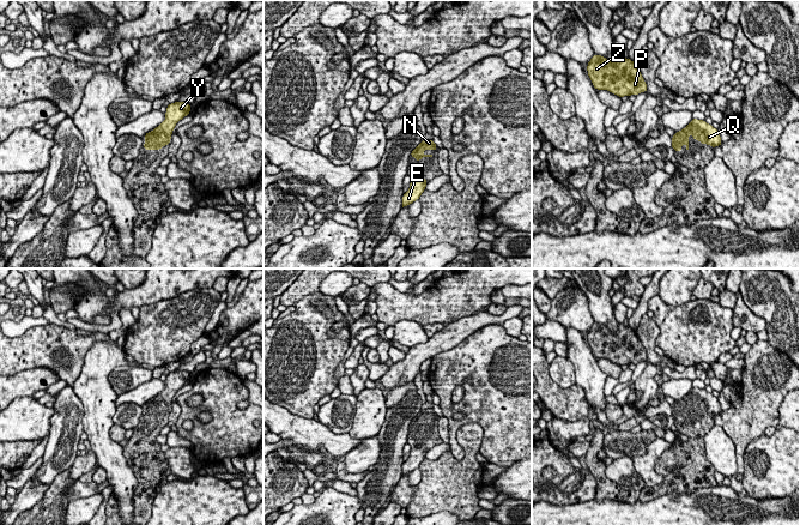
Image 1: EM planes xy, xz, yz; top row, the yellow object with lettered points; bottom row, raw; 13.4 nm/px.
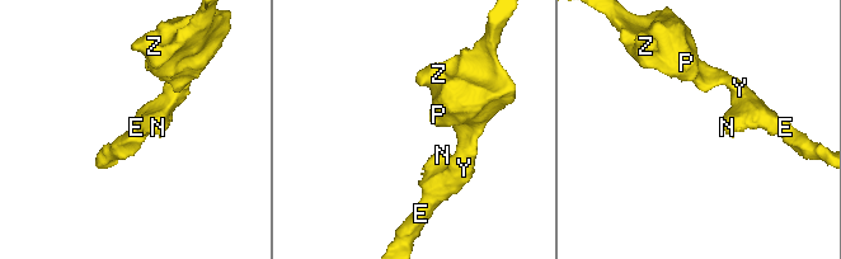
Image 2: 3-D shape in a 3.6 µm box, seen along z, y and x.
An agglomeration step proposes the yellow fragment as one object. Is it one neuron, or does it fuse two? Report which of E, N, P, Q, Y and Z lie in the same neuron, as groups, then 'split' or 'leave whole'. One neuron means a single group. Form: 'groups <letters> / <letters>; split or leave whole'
groups E N P Q Y Z; leave whole

